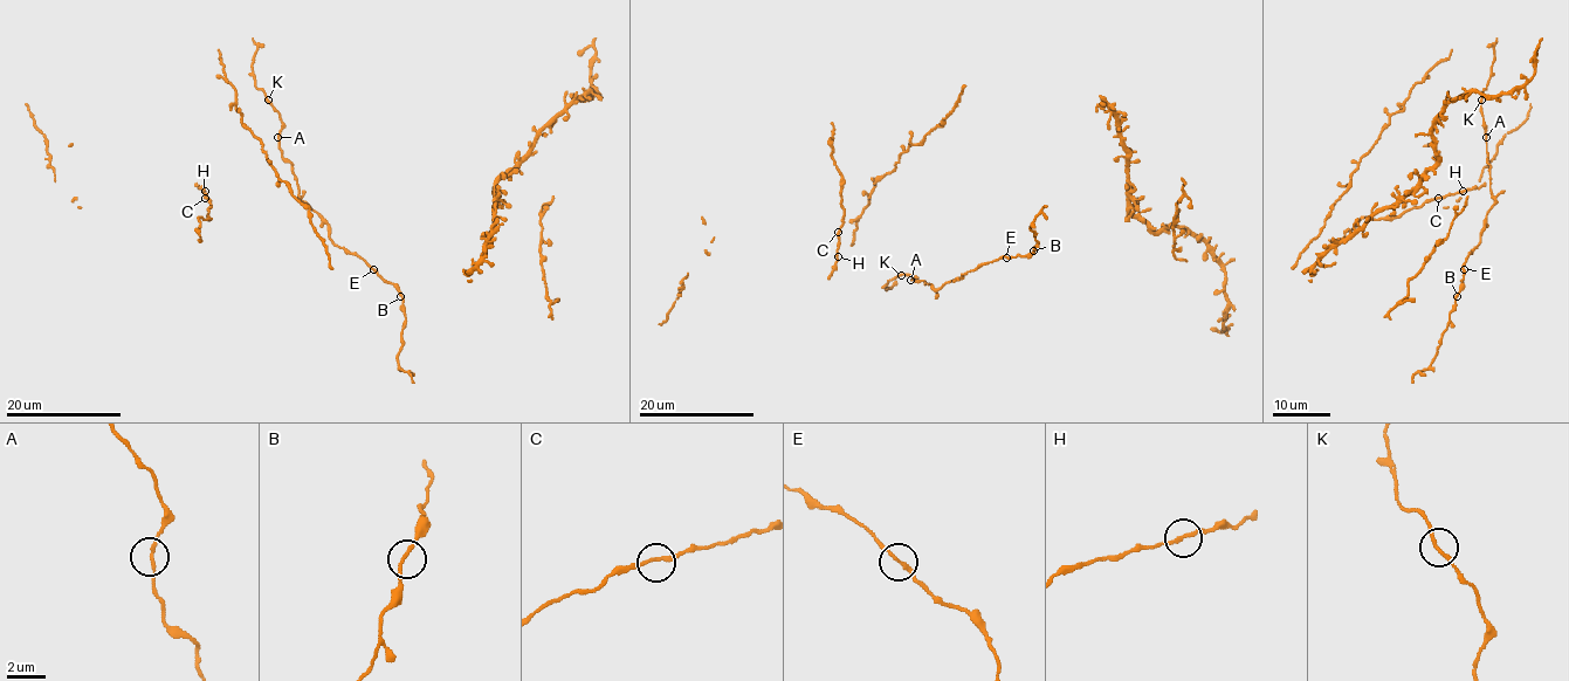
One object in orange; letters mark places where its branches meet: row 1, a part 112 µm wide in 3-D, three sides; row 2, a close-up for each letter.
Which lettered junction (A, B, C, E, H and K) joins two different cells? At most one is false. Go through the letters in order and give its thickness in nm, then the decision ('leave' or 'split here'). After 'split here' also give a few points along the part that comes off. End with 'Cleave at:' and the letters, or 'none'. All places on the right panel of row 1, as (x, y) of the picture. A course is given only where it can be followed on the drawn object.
A: calibre 150 nm; leave
B: calibre 180 nm; leave
C: calibre 180 nm; leave
E: calibre 180 nm; leave
H: calibre 170 nm; leave
K: calibre 180 nm; leave
Cleave at: none

